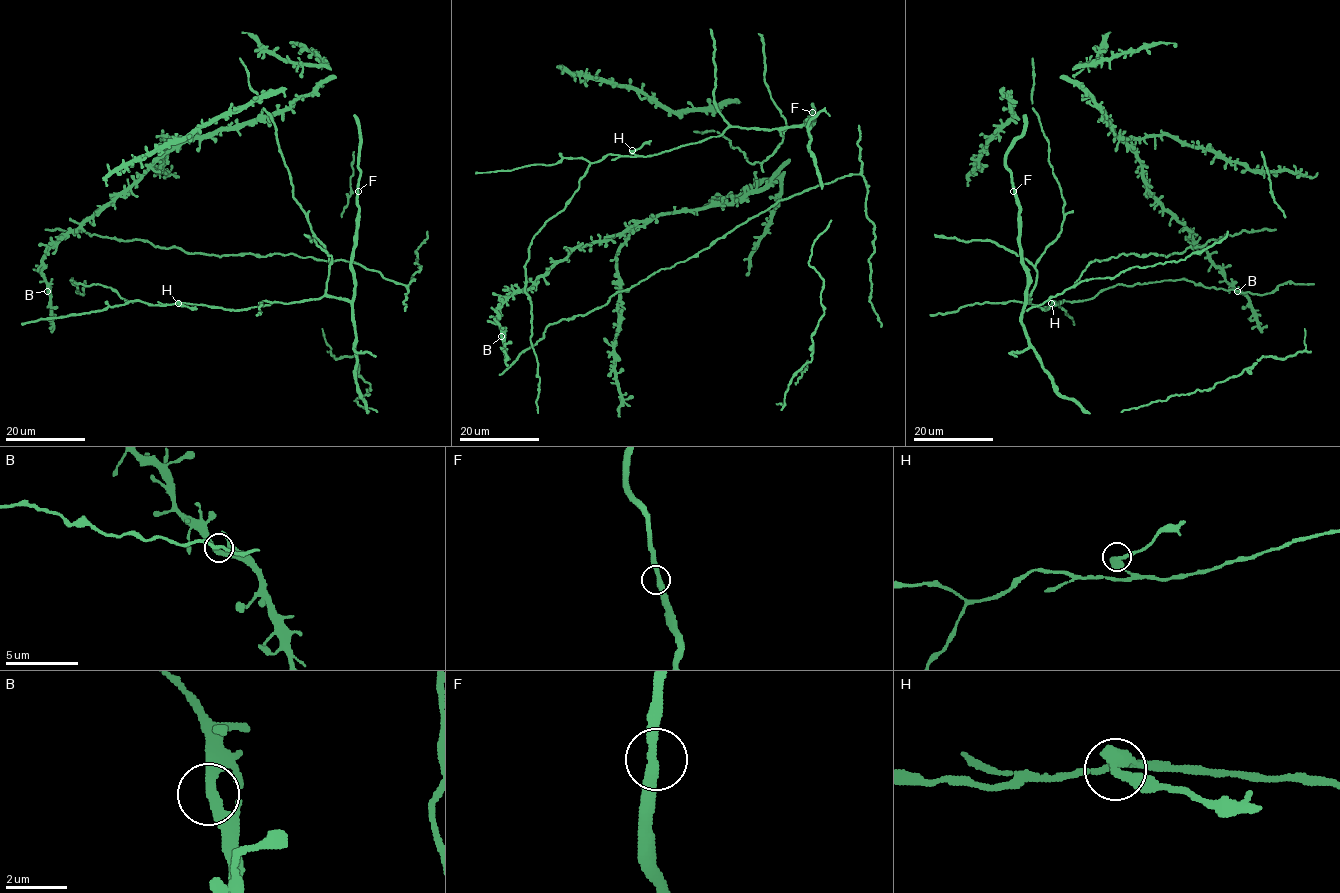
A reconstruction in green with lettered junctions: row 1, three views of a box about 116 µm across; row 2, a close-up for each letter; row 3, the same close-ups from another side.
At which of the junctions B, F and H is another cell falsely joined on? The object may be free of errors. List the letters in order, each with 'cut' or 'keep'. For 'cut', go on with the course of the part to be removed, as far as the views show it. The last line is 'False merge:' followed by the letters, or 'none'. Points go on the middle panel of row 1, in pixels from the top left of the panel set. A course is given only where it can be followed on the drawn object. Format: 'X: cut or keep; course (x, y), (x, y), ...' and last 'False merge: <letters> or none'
B: keep
F: keep
H: cut; course (631, 150), (650, 140)
False merge: H

